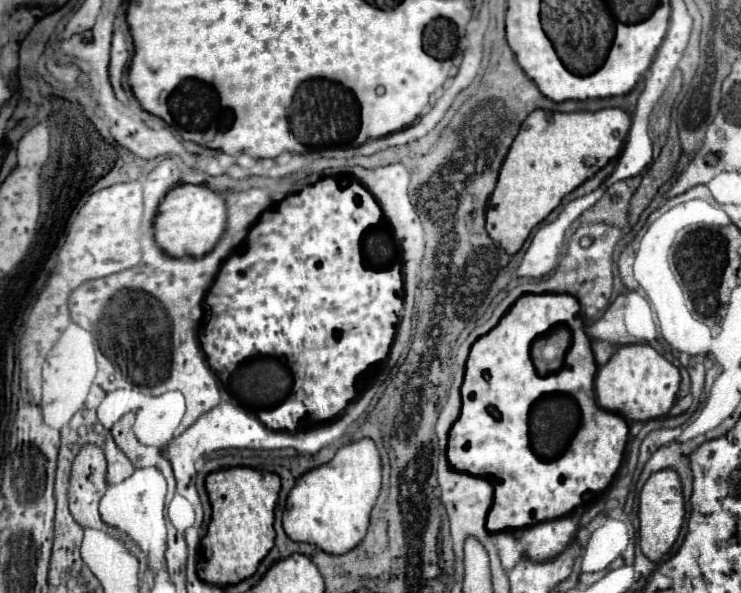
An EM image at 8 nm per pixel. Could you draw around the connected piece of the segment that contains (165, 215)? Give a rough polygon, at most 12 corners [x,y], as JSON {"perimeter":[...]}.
{"perimeter":[[177,185],[159,205],[155,241],[203,257],[225,231],[225,199]]}

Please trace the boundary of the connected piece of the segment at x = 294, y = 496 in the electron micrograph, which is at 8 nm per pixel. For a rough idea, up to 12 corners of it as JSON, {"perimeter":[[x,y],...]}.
{"perimeter":[[371,439],[301,475],[283,529],[325,553],[355,549],[381,487]]}

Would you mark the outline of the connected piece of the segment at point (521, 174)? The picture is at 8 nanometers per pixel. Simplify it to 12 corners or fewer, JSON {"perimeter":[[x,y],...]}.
{"perimeter":[[623,109],[533,111],[487,207],[517,253],[565,195],[617,157]]}

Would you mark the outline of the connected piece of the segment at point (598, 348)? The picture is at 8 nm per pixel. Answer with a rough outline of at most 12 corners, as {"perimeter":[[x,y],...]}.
{"perimeter":[[593,341],[593,353],[599,367],[603,367],[615,347],[611,343]]}

